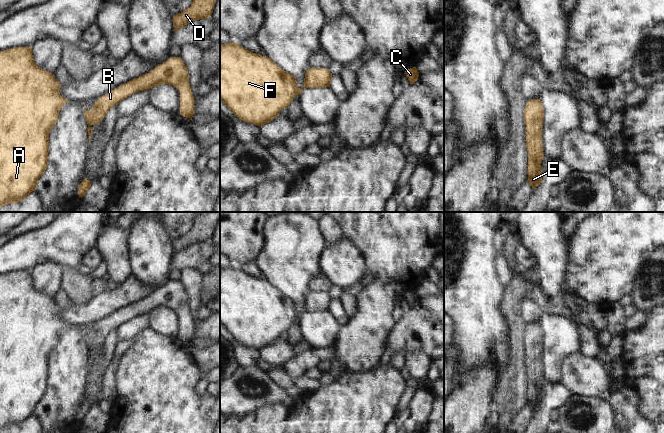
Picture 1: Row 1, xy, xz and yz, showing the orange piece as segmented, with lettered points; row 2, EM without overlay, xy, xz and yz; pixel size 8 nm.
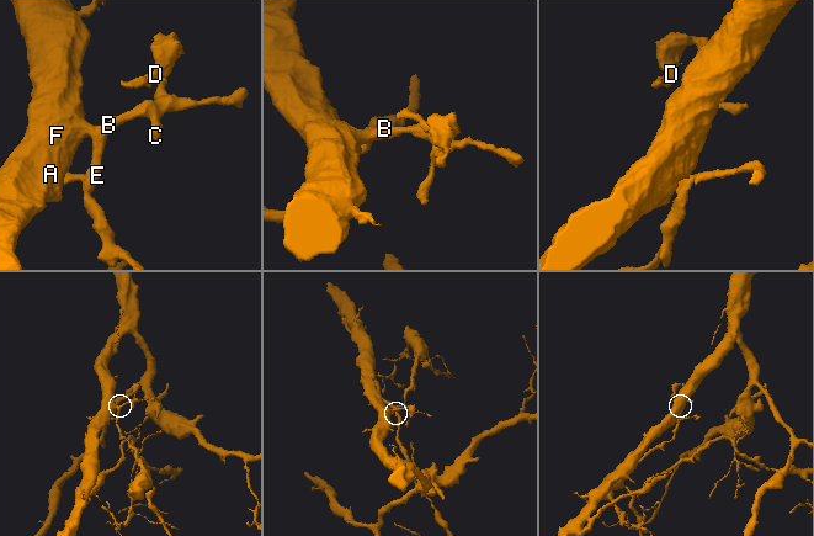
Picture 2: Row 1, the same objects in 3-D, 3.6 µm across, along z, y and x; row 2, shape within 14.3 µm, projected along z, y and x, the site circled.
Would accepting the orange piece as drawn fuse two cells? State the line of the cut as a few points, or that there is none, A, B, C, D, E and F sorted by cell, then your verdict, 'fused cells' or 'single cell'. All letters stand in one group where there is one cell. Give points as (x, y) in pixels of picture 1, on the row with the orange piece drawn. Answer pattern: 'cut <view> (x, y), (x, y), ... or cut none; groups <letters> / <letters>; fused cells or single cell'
cut none; groups A B C D E F; single cell

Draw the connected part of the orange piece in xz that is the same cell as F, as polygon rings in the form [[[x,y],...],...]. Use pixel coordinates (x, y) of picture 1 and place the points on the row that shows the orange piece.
[[[235,41],[230,44],[220,44],[220,100],[232,111],[232,113],[246,123],[262,126],[280,115],[283,108],[288,108],[292,100],[307,88],[330,87],[332,74],[327,68],[310,68],[304,78],[304,89],[297,85],[296,77],[285,72],[268,56],[255,54]]]

